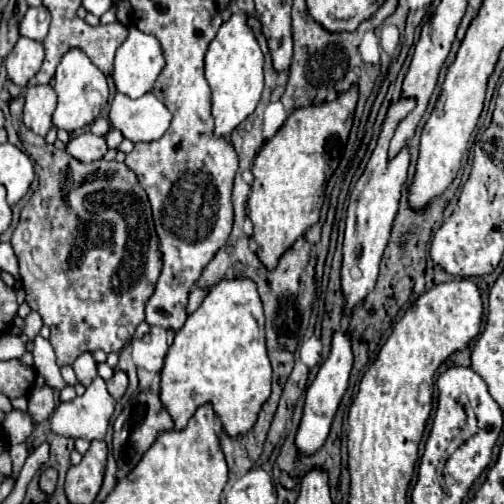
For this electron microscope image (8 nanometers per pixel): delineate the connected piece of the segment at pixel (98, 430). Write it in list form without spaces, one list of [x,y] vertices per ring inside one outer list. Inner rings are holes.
[[[98,376],[82,396],[60,402],[50,418],[54,434],[84,440],[102,440],[106,436],[116,400],[108,394],[106,382]]]

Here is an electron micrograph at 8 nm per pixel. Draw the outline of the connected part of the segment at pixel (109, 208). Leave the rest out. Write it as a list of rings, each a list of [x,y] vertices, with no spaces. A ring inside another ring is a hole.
[[[24,94],[10,100],[10,114],[18,138],[28,156],[42,168],[38,174],[38,198],[26,202],[12,234],[12,248],[18,256],[26,302],[50,328],[50,344],[56,352],[58,366],[74,364],[82,352],[94,352],[98,348],[106,354],[118,352],[144,320],[146,302],[150,300],[160,276],[160,240],[152,222],[148,196],[126,164],[106,160],[84,164],[68,156],[66,150],[54,148],[54,144],[48,144],[42,136],[24,128],[22,108]]]

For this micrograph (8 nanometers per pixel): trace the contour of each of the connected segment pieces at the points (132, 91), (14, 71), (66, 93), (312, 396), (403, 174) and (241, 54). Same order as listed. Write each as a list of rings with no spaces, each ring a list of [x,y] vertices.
[[[130,26],[130,34],[126,42],[118,48],[114,60],[114,84],[118,92],[140,98],[152,90],[154,80],[164,68],[164,56],[160,50],[160,42]]]
[[[20,38],[14,46],[14,50],[8,54],[6,60],[6,68],[8,68],[8,78],[24,88],[30,78],[40,70],[44,60],[44,46],[38,40],[28,40],[28,38]]]
[[[70,48],[62,56],[62,62],[58,64],[56,76],[54,76],[54,90],[58,94],[58,106],[52,116],[52,124],[56,128],[64,128],[66,132],[76,132],[88,126],[90,122],[94,122],[100,110],[108,104],[106,76],[104,72],[100,72],[100,68],[92,64],[92,60],[88,60],[84,52],[80,52],[80,48]]]
[[[334,332],[332,336],[332,350],[330,356],[326,358],[326,362],[320,366],[314,382],[308,386],[306,390],[306,404],[304,404],[304,414],[302,414],[302,422],[296,434],[296,446],[302,454],[314,454],[326,440],[328,432],[330,432],[330,424],[332,418],[338,410],[338,404],[348,388],[348,378],[350,378],[350,370],[352,370],[352,362],[354,362],[354,354],[352,354],[352,336],[344,334],[344,332]]]
[[[396,100],[384,118],[378,144],[366,164],[364,174],[358,178],[356,186],[350,194],[348,214],[346,214],[346,236],[344,236],[344,264],[342,264],[342,292],[346,298],[344,314],[350,314],[350,310],[366,298],[366,294],[374,288],[378,278],[378,264],[382,258],[382,252],[390,240],[390,232],[398,214],[398,204],[402,196],[402,186],[408,180],[408,166],[410,166],[410,150],[402,148],[392,160],[388,160],[388,140],[392,140],[392,132],[396,130],[396,124],[412,112],[416,104],[412,100]]]
[[[232,14],[232,18],[220,26],[206,52],[206,80],[212,88],[212,116],[216,138],[228,138],[232,130],[254,112],[264,88],[262,66],[264,56],[252,30],[246,24],[246,14]]]

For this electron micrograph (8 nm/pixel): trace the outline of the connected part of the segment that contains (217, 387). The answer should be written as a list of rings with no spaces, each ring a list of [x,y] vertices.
[[[238,278],[238,280],[222,280],[216,286],[212,286],[200,308],[194,314],[190,314],[186,324],[178,330],[166,354],[166,364],[160,376],[162,376],[160,400],[164,408],[170,412],[176,430],[186,428],[188,420],[192,418],[198,406],[212,404],[216,416],[222,422],[224,432],[230,438],[246,434],[256,422],[262,404],[270,396],[270,378],[272,378],[272,368],[264,344],[264,314],[260,296],[256,292],[256,284],[248,278]]]

